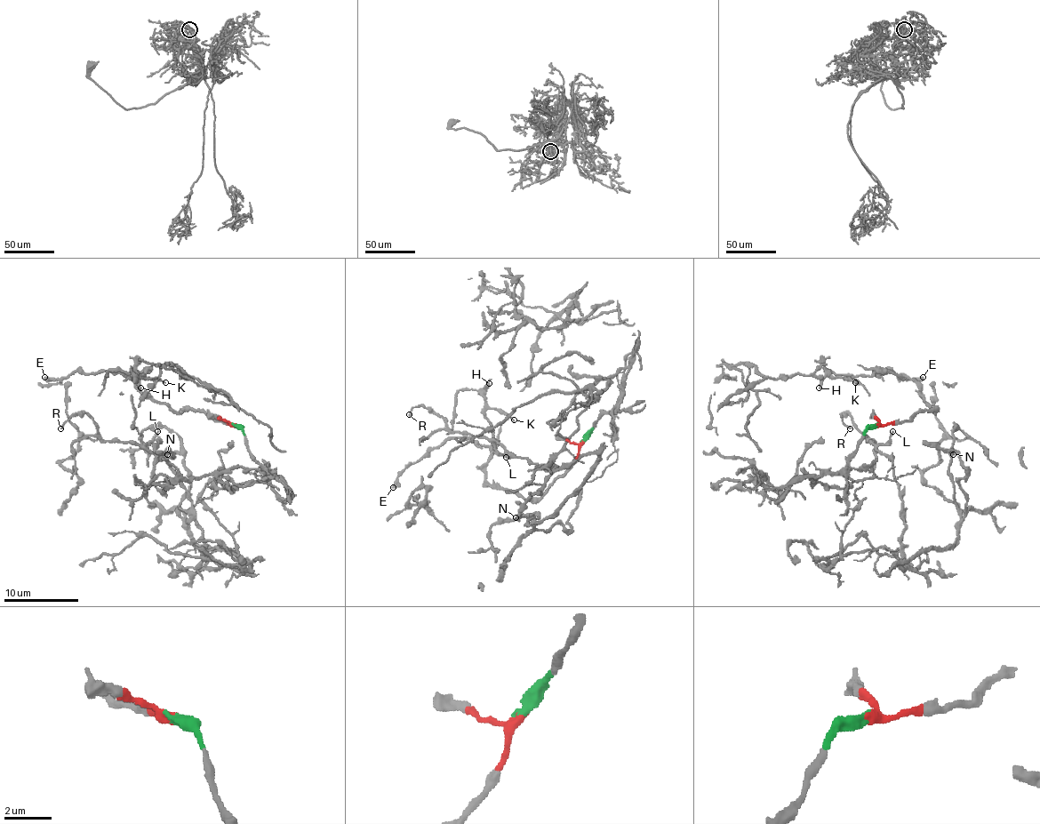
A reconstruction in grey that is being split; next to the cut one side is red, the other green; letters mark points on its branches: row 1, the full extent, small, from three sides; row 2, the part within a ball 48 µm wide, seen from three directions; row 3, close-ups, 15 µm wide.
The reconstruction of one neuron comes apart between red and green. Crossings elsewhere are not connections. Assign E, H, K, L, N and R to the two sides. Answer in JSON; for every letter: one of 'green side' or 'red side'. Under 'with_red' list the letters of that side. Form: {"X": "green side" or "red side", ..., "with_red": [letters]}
{"E": "red side", "H": "red side", "K": "red side", "L": "green side", "N": "green side", "R": "green side", "with_red": ["E", "H", "K"]}

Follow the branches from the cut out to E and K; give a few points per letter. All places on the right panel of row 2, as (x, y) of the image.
E: (876, 425), (897, 425), (916, 412), (934, 410), (905, 376), (873, 371), (924, 376)
K: (876, 425), (897, 425), (917, 412), (934, 410), (927, 404), (912, 380), (878, 371), (844, 378), (856, 382)

